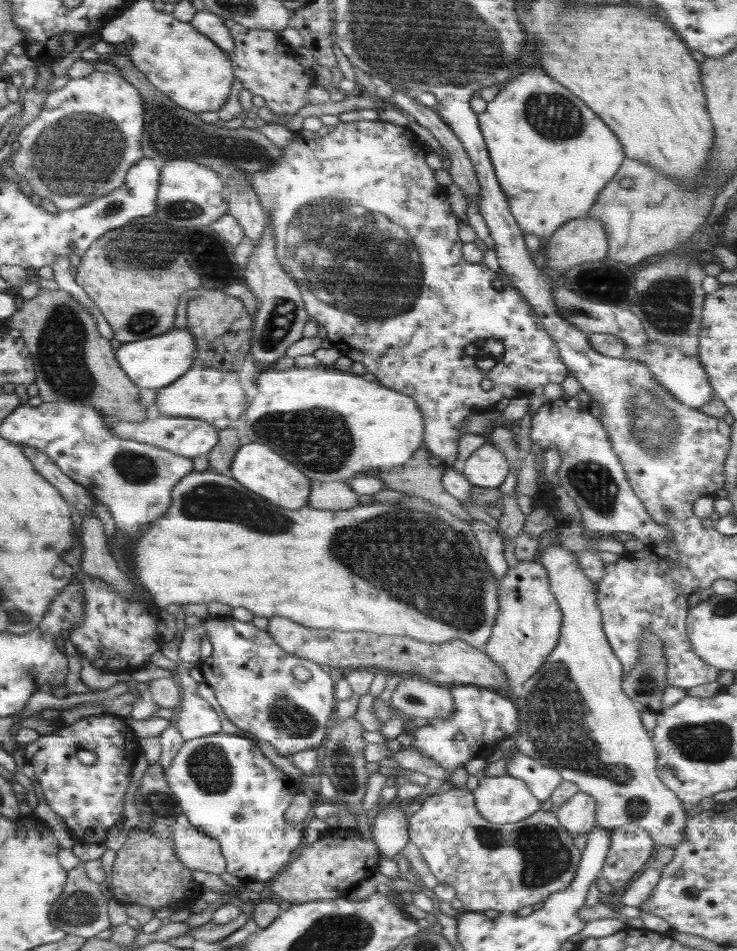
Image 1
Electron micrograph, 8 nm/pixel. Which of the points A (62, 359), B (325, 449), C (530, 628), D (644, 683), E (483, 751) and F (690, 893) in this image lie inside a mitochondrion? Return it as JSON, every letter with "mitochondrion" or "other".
{"A":"mitochondrion","B":"mitochondrion","C":"other","D":"mitochondrion","E":"other","F":"other"}

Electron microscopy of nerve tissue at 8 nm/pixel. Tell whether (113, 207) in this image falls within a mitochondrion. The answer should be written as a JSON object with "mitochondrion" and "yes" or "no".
{"mitochondrion":"yes"}

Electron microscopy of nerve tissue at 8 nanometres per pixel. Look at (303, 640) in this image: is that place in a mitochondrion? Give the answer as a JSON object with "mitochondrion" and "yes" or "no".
{"mitochondrion":"no"}

